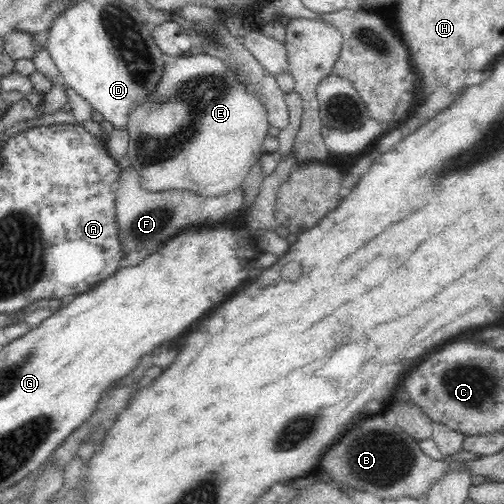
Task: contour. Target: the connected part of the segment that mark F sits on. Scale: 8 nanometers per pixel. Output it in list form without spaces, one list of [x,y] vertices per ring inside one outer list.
[[[136,169],[122,171],[116,192],[116,217],[117,226],[120,226],[117,232],[118,238],[120,238],[121,250],[124,250],[124,253],[122,253],[123,259],[118,269],[142,263],[150,253],[158,250],[158,246],[162,246],[163,242],[172,238],[174,234],[178,234],[179,231],[186,230],[187,227],[234,218],[234,212],[239,210],[243,202],[243,196],[238,187],[222,195],[198,194],[194,189],[155,193],[142,187]]]

